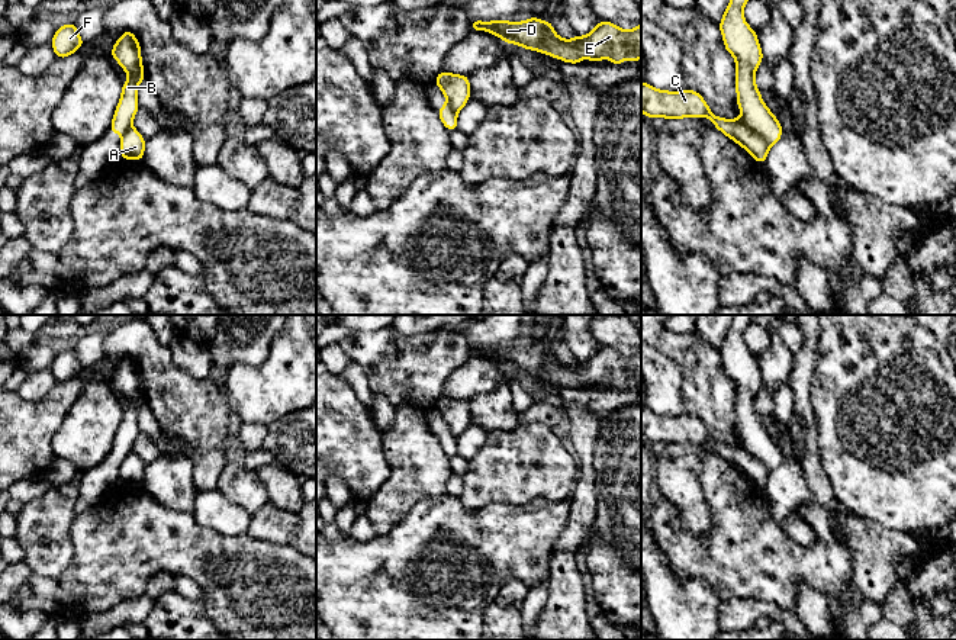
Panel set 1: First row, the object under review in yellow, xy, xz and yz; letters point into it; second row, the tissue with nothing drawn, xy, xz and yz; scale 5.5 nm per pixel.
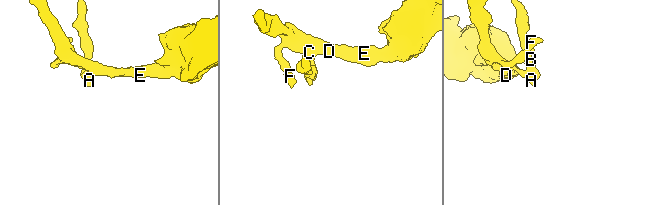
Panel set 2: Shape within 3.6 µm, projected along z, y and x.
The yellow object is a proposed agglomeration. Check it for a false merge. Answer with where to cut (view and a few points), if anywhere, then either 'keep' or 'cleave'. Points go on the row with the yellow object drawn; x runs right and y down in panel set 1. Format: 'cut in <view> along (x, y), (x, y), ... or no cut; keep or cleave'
cut in yz along (740, 119), (769, 145); cleave

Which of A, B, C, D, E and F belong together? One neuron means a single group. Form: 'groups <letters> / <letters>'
groups A C D E F / B

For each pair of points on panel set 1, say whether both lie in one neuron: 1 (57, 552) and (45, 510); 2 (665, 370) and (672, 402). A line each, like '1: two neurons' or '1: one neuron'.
1: one neuron
2: one neuron

